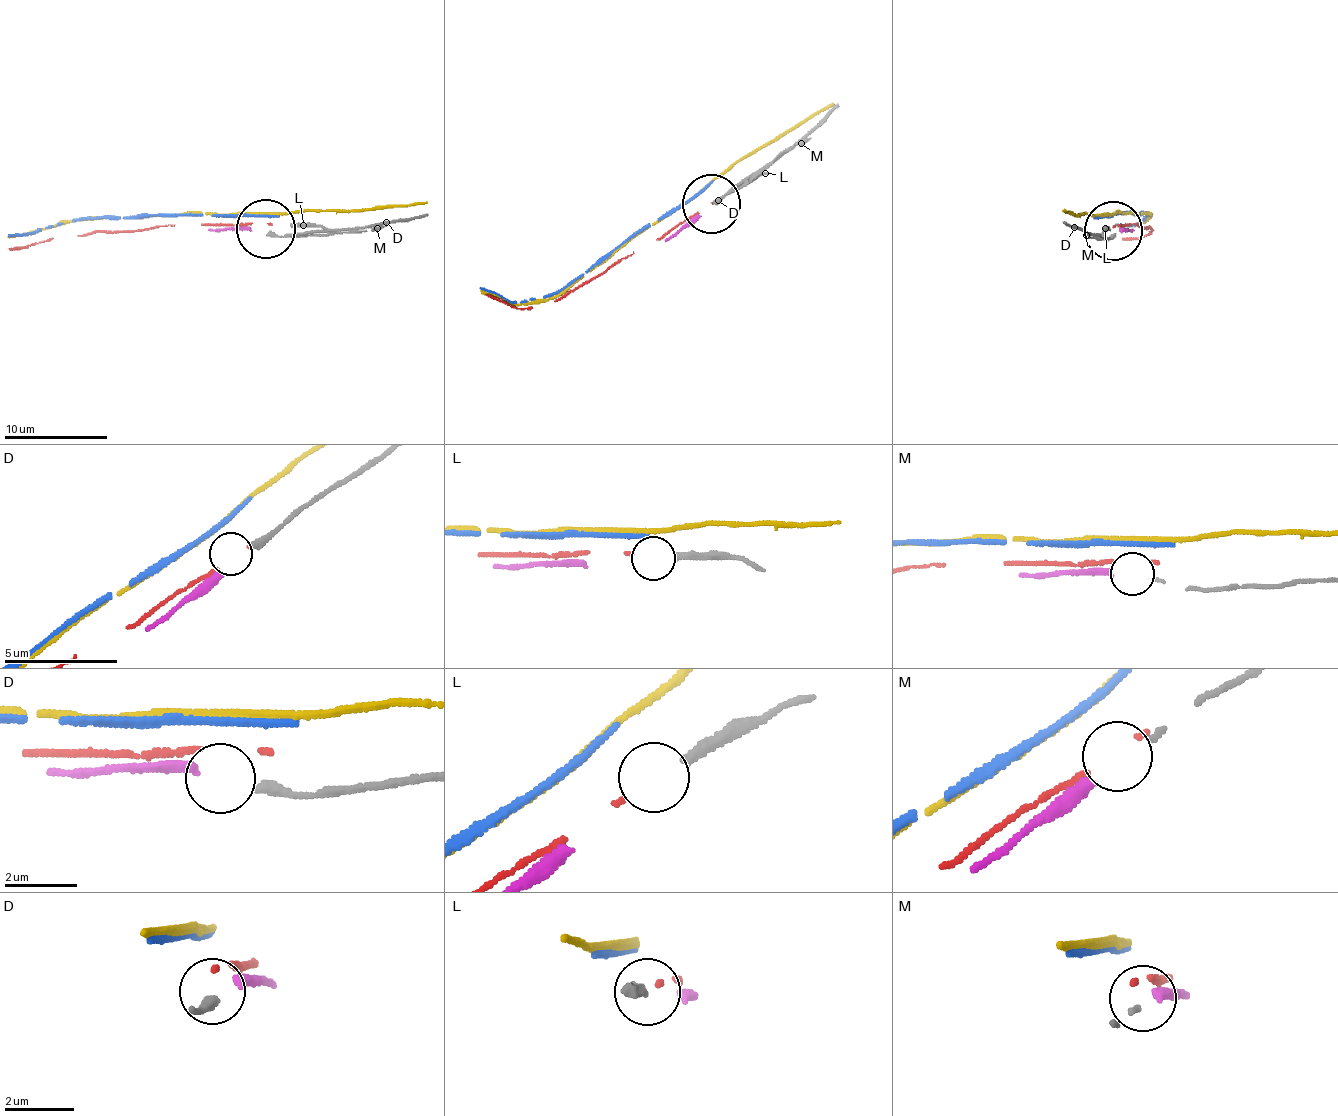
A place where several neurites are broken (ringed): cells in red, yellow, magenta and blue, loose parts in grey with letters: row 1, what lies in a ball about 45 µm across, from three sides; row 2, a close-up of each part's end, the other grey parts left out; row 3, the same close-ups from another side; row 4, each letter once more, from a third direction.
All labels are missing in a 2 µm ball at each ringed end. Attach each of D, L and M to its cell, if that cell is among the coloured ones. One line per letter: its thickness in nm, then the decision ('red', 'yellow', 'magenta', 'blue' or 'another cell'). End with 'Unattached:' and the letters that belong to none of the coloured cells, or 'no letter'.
D: calibre 340 nm; another cell
L: calibre 300 nm; red
M: calibre 120 nm; magenta
Unattached: D

